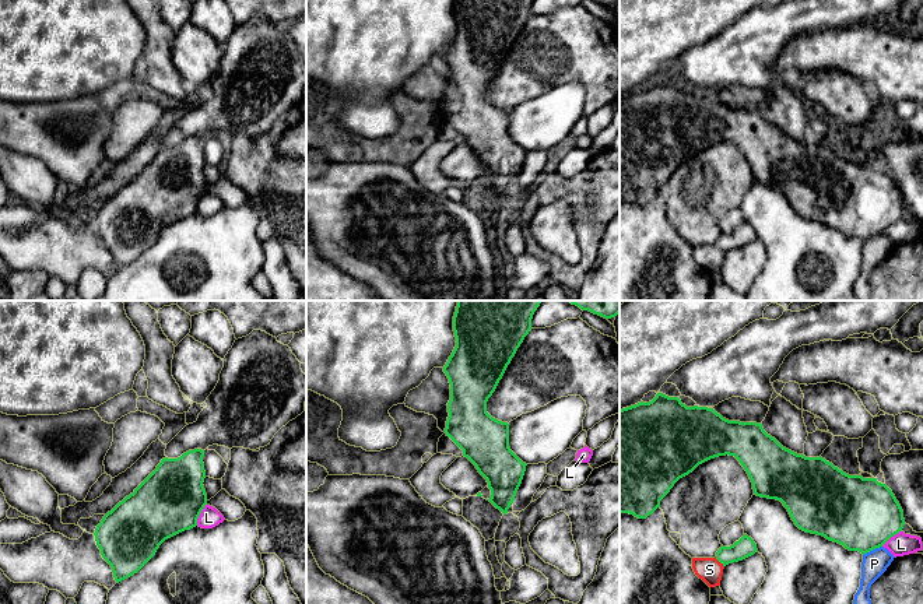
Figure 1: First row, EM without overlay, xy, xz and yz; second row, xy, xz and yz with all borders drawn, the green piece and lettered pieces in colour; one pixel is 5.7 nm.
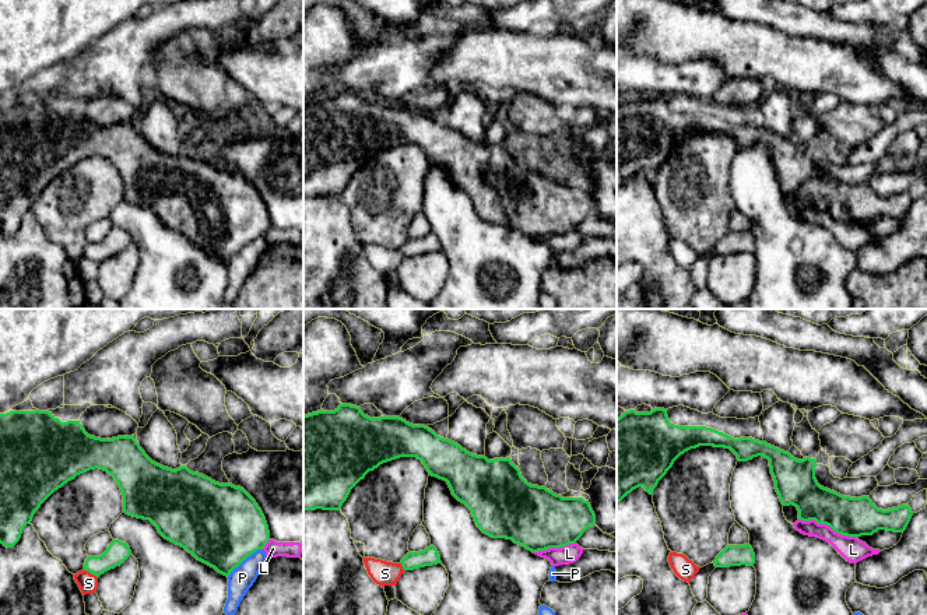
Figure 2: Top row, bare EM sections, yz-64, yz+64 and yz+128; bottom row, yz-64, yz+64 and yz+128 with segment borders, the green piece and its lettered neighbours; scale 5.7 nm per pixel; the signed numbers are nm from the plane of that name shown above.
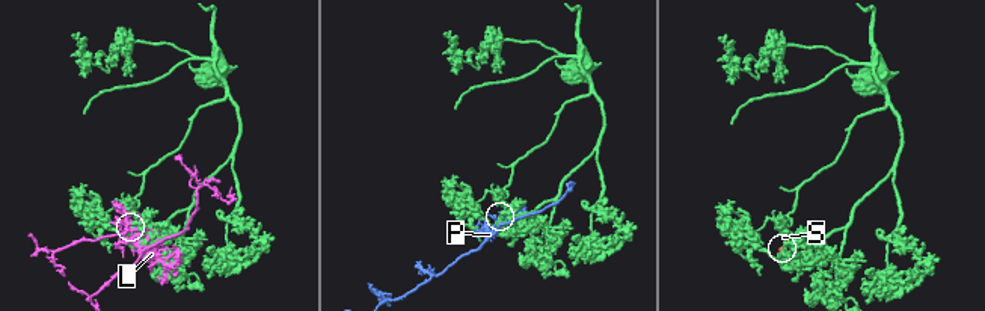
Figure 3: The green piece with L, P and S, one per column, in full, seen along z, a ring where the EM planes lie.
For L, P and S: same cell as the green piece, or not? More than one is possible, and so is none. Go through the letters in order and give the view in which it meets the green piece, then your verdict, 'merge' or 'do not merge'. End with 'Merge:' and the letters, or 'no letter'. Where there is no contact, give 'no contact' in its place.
L: contact in xy; do not merge
P: contact in yz; do not merge
S: contact in yz; do not merge
Merge: no letter

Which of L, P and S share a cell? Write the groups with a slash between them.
L / P / S

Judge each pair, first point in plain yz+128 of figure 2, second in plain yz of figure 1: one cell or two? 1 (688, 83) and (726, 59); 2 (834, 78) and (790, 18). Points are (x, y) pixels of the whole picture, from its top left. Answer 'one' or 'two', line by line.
1: one
2: two

